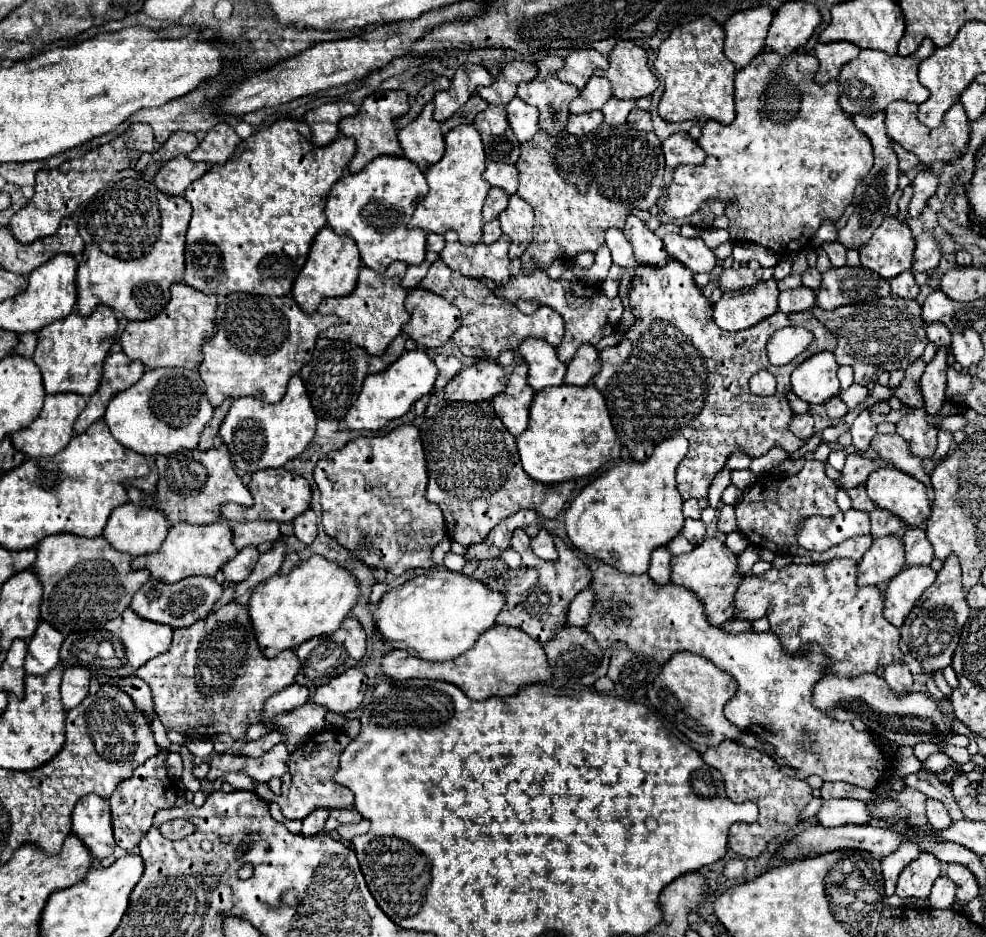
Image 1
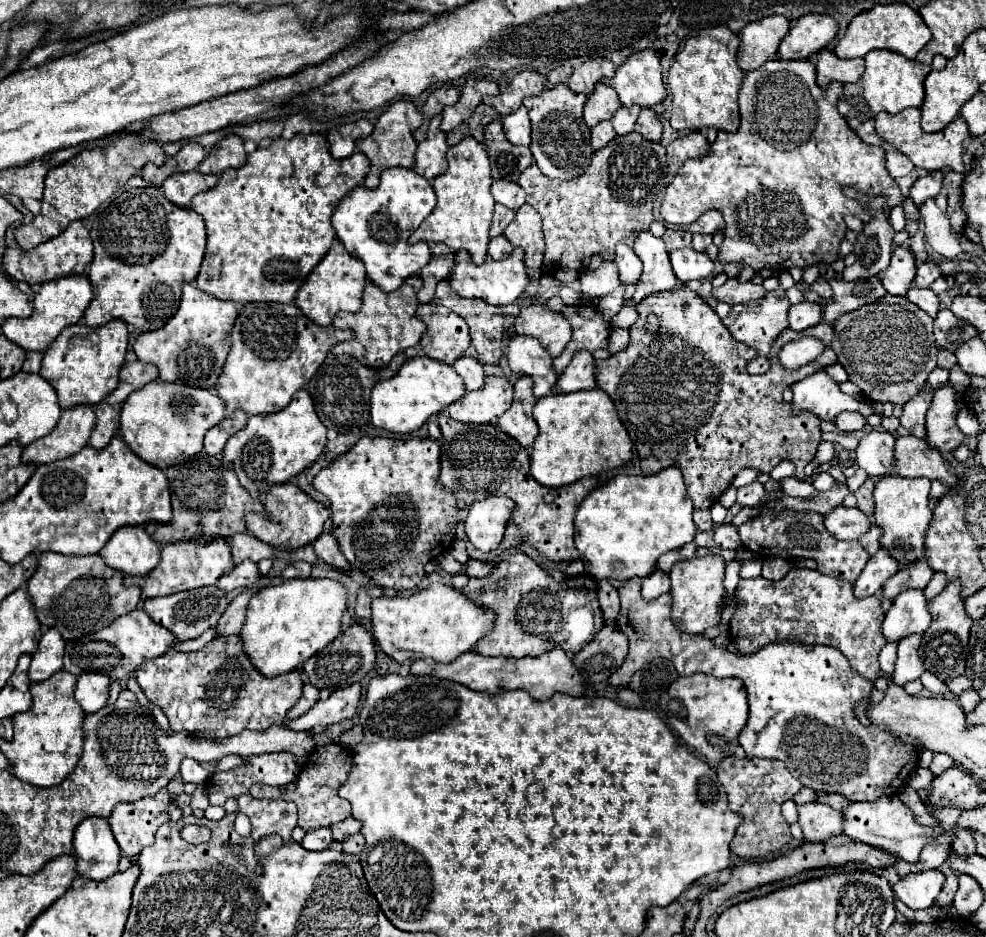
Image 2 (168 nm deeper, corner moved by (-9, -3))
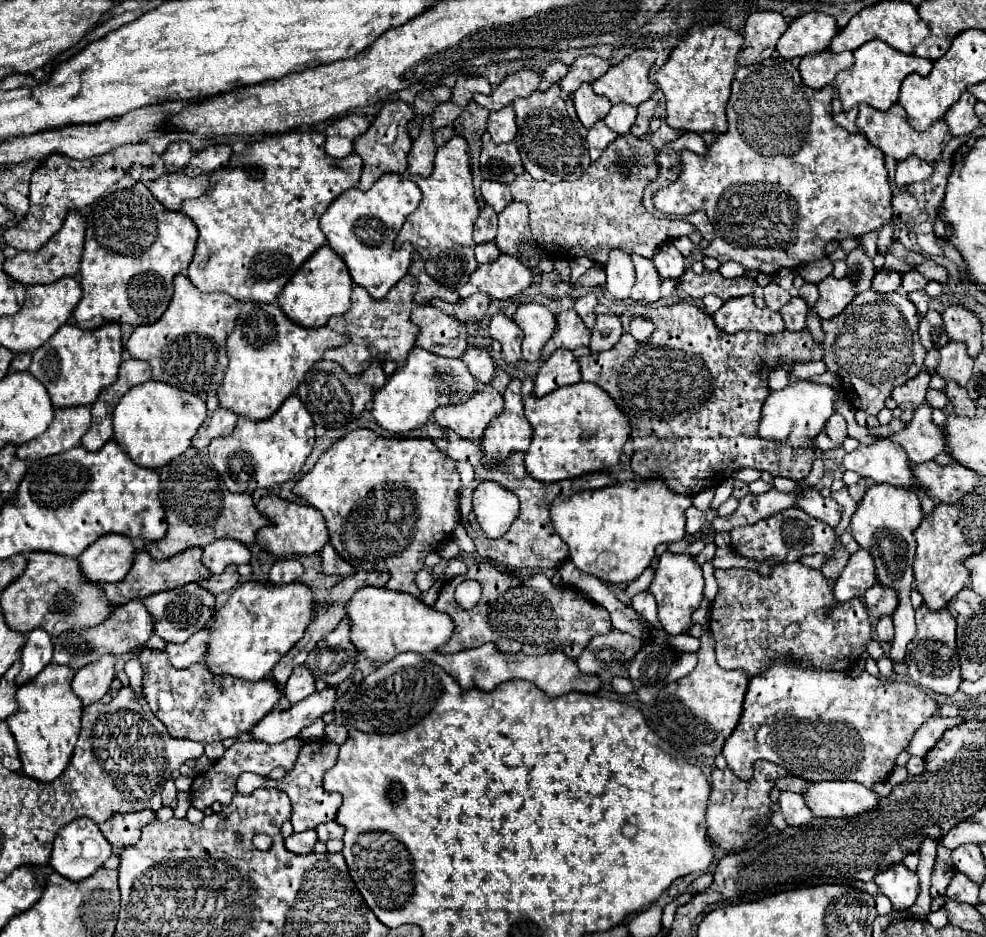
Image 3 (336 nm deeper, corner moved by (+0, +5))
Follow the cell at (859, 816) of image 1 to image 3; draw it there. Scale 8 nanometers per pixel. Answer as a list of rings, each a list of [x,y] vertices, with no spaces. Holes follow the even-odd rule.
[[[781,792],[781,796],[779,796],[779,808],[781,808],[781,814],[783,814],[783,818],[785,818],[785,822],[789,826],[807,824],[813,818],[813,814],[805,806],[805,800],[803,800],[801,794]]]

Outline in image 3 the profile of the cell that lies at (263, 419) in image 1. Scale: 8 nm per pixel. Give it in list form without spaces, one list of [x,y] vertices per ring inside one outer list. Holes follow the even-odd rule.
[[[289,396],[269,420],[253,422],[239,418],[235,430],[227,436],[217,436],[209,444],[209,458],[223,478],[229,492],[249,492],[283,484],[301,472],[303,462],[315,446],[313,420],[297,396]]]

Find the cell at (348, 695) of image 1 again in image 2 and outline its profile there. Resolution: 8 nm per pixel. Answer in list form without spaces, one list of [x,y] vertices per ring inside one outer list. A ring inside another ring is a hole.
[[[360,684],[338,688],[330,694],[328,700],[318,700],[304,716],[290,720],[288,726],[294,730],[312,730],[314,726],[338,724],[344,718],[352,718],[360,702],[360,690]]]

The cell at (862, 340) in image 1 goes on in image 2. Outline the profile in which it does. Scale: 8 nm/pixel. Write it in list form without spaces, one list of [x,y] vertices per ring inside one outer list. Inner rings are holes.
[[[888,294],[874,304],[866,304],[834,322],[832,350],[846,368],[862,396],[872,402],[906,404],[914,398],[928,374],[936,368],[938,346],[932,334],[932,318],[904,296]]]

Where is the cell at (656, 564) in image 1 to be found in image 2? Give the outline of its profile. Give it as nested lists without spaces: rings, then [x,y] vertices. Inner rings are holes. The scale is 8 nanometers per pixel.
[[[654,570],[650,576],[642,580],[642,596],[644,600],[658,598],[660,594],[666,594],[670,590],[670,578],[662,570]]]

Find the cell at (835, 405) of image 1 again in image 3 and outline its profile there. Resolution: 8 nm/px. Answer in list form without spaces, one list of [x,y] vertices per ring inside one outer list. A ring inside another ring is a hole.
[[[833,414],[827,424],[825,424],[825,434],[831,438],[831,442],[835,446],[843,446],[845,438],[847,438],[847,422],[841,414]]]

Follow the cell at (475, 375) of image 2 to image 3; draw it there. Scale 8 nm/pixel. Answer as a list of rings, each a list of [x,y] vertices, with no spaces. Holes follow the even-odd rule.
[[[469,348],[463,360],[481,384],[489,384],[495,378],[495,360],[487,348]]]

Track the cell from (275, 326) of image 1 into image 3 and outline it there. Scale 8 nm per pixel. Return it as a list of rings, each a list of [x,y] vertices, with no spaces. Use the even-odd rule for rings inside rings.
[[[245,302],[241,304],[241,316],[237,318],[235,330],[227,340],[229,366],[221,388],[217,390],[217,398],[223,408],[231,408],[239,416],[257,422],[267,420],[291,394],[295,394],[305,374],[323,358],[325,350],[339,348],[347,342],[347,336],[337,334],[327,326],[303,328],[289,322],[277,304]]]

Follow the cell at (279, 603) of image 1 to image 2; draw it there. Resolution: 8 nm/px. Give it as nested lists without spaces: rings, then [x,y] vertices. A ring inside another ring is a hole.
[[[292,578],[276,586],[266,586],[248,604],[248,616],[240,632],[246,654],[270,678],[300,668],[310,656],[338,638],[346,608],[346,586],[332,578]]]

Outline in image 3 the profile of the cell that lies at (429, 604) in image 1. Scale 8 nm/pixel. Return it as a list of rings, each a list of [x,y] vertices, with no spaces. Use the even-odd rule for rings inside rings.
[[[361,588],[361,592],[355,592],[353,598],[347,602],[345,610],[351,622],[349,636],[353,646],[361,654],[365,654],[365,658],[379,664],[385,664],[403,652],[427,654],[431,650],[437,650],[453,634],[453,620],[449,620],[449,616],[435,612],[413,596],[387,588]]]

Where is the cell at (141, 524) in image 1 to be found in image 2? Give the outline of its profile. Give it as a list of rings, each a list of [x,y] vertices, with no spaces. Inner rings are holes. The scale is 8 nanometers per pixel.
[[[122,526],[102,548],[108,566],[126,574],[146,574],[160,562],[160,544],[144,526]]]

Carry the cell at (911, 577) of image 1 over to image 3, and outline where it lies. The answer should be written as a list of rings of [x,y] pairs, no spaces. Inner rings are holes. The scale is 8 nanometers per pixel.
[[[883,616],[877,626],[875,626],[875,634],[877,634],[877,640],[879,642],[893,642],[893,620],[891,616]]]

